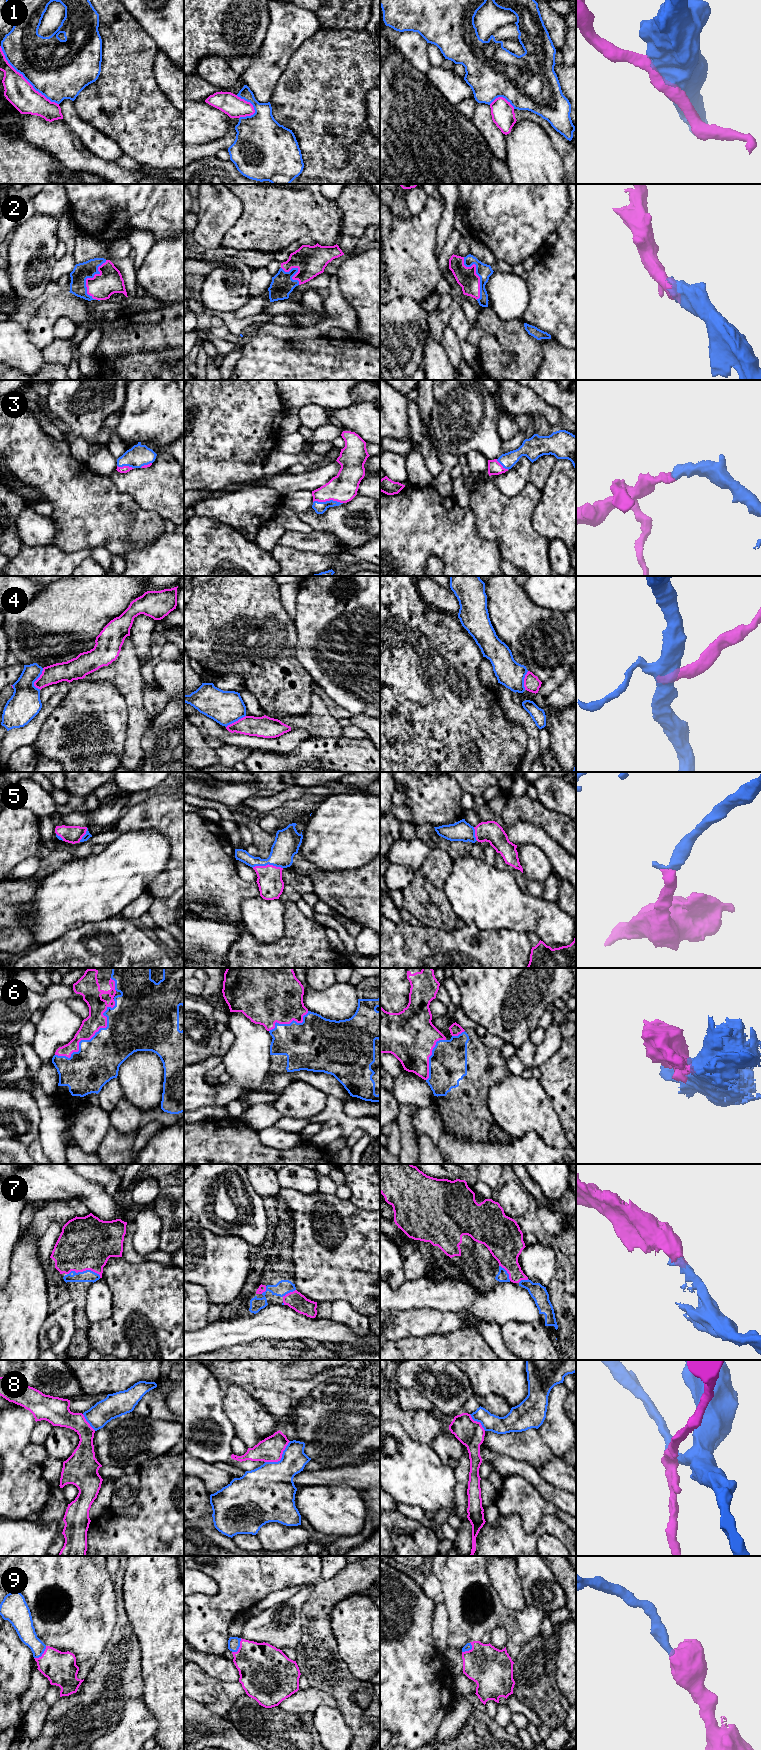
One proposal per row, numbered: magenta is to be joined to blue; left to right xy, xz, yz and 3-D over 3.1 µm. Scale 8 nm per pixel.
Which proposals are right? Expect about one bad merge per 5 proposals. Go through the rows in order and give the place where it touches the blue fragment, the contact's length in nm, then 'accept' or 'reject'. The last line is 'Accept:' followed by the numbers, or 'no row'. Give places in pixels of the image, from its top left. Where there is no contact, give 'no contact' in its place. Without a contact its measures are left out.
1: meets blue in xy at (25, 78); contact 650 nm long; reject
2: meets blue in xy at (89, 277); contact 340 nm long; accept
3: meets blue in xz at (328, 501); contact 240 nm long; accept
4: meets blue in xy at (37, 678); contact 180 nm long; reject
5: meets blue in xz at (267, 864); contact 240 nm long; accept
6: meets blue in xy at (93, 1036); contact 650 nm long; accept
7: meets blue in xy at (84, 1271); contact 280 nm long; accept
8: meets blue in xz at (281, 1458); contact 260 nm long; reject
9: meets blue in xz at (239, 1646); contact 140 nm long; accept
Accept: 2, 3, 5, 6, 7, 9

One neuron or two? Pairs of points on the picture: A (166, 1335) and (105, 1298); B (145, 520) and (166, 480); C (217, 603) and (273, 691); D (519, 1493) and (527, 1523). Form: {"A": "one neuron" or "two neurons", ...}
{"A": "two neurons", "B": "two neurons", "C": "one neuron", "D": "one neuron"}

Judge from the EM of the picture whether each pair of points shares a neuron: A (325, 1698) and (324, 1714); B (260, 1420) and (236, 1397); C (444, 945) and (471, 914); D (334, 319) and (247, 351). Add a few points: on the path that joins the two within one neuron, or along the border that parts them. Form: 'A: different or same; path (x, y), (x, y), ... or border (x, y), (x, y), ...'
A: different; border (337, 1707), (320, 1705), (313, 1712)
B: same; path (254, 1415), (242, 1403)
C: different; border (465, 923), (476, 925), (482, 929), (488, 929)
D: different; border (259, 333), (269, 333), (282, 338), (306, 338)

